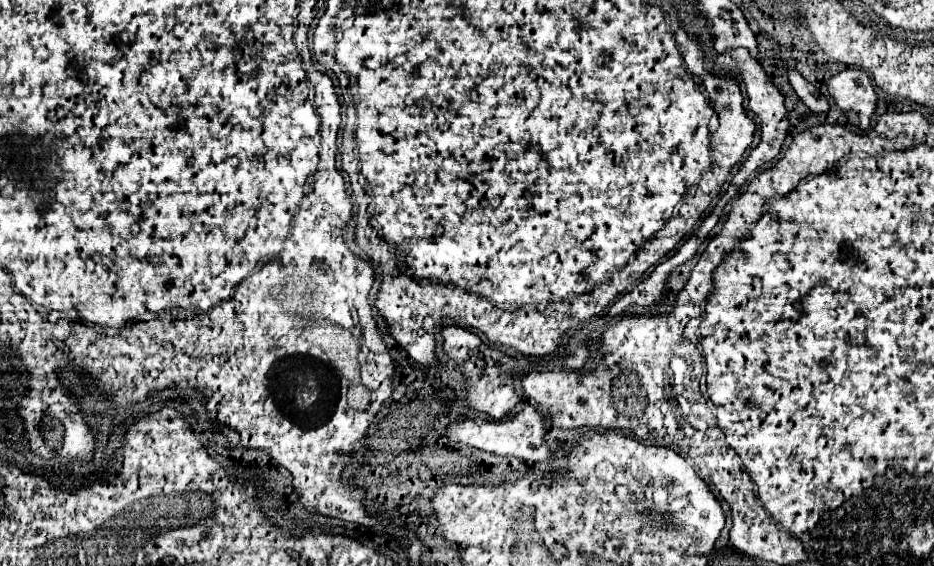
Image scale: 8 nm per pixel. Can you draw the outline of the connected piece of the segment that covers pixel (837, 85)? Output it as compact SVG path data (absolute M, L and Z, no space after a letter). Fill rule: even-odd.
M859 69L841 71L827 83L827 89L853 127L869 129L871 115L877 109L877 93L867 73Z

